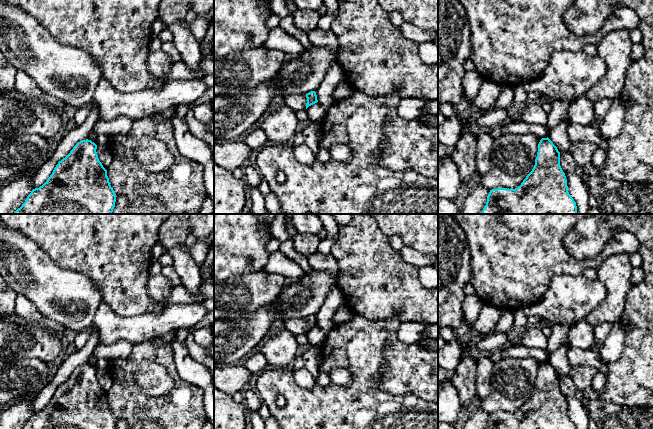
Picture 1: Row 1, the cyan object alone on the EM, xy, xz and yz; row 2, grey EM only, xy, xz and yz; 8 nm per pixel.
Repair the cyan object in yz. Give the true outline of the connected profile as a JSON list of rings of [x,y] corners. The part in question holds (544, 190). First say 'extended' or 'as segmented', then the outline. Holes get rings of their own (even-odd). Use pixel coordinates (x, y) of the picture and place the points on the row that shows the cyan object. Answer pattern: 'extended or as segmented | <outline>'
as segmented | [[[547,137],[538,144],[532,171],[515,189],[490,190],[481,214],[577,214],[577,206],[568,192],[567,179],[560,166],[560,152]]]

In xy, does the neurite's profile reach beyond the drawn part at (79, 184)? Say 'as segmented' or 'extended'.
as segmented

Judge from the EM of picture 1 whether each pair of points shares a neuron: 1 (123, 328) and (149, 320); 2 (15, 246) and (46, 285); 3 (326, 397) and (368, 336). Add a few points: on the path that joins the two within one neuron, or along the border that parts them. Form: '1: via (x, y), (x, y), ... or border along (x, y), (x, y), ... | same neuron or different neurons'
1: via (129, 328), (141, 328), (143, 326) | same neuron
2: via (18, 256), (36, 275) | same neuron
3: via (346, 395), (365, 376), (366, 356) | same neuron

